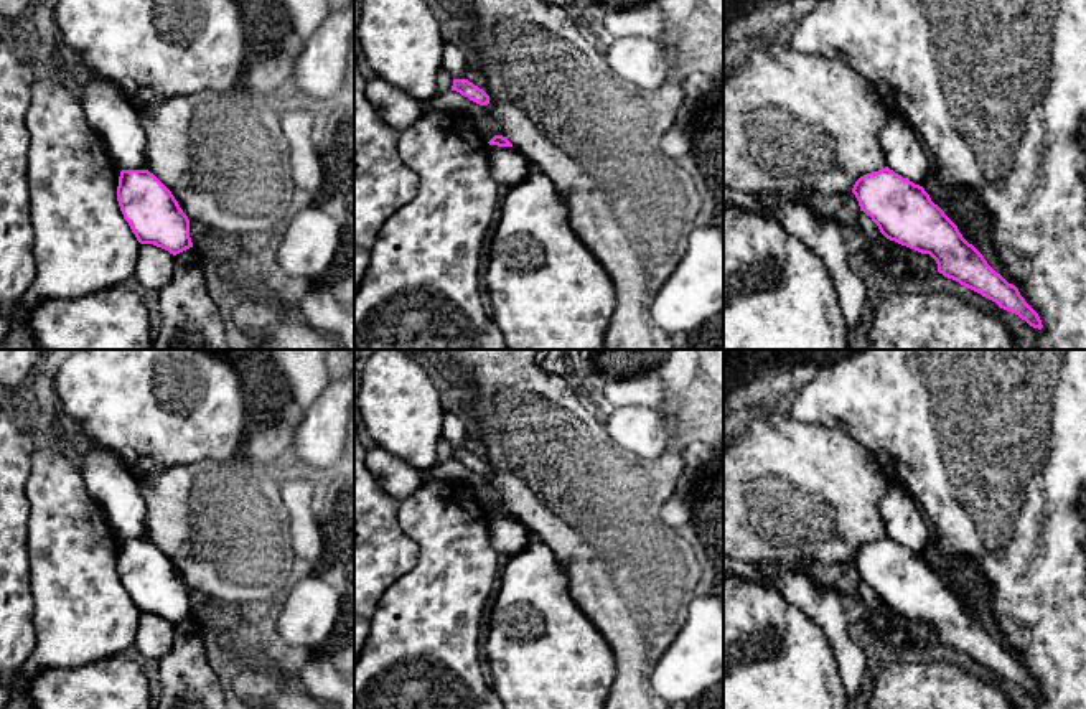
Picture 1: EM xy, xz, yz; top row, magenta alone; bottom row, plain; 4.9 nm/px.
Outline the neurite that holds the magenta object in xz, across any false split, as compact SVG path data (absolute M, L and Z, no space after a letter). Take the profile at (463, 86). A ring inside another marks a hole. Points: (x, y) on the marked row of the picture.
M453 79L452 91L460 92L461 96L468 97L470 101L480 106L489 104L489 96L483 89L470 82L468 79Z

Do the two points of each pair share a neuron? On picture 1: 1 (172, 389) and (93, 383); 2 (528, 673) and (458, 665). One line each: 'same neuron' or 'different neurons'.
1: same neuron
2: different neurons

